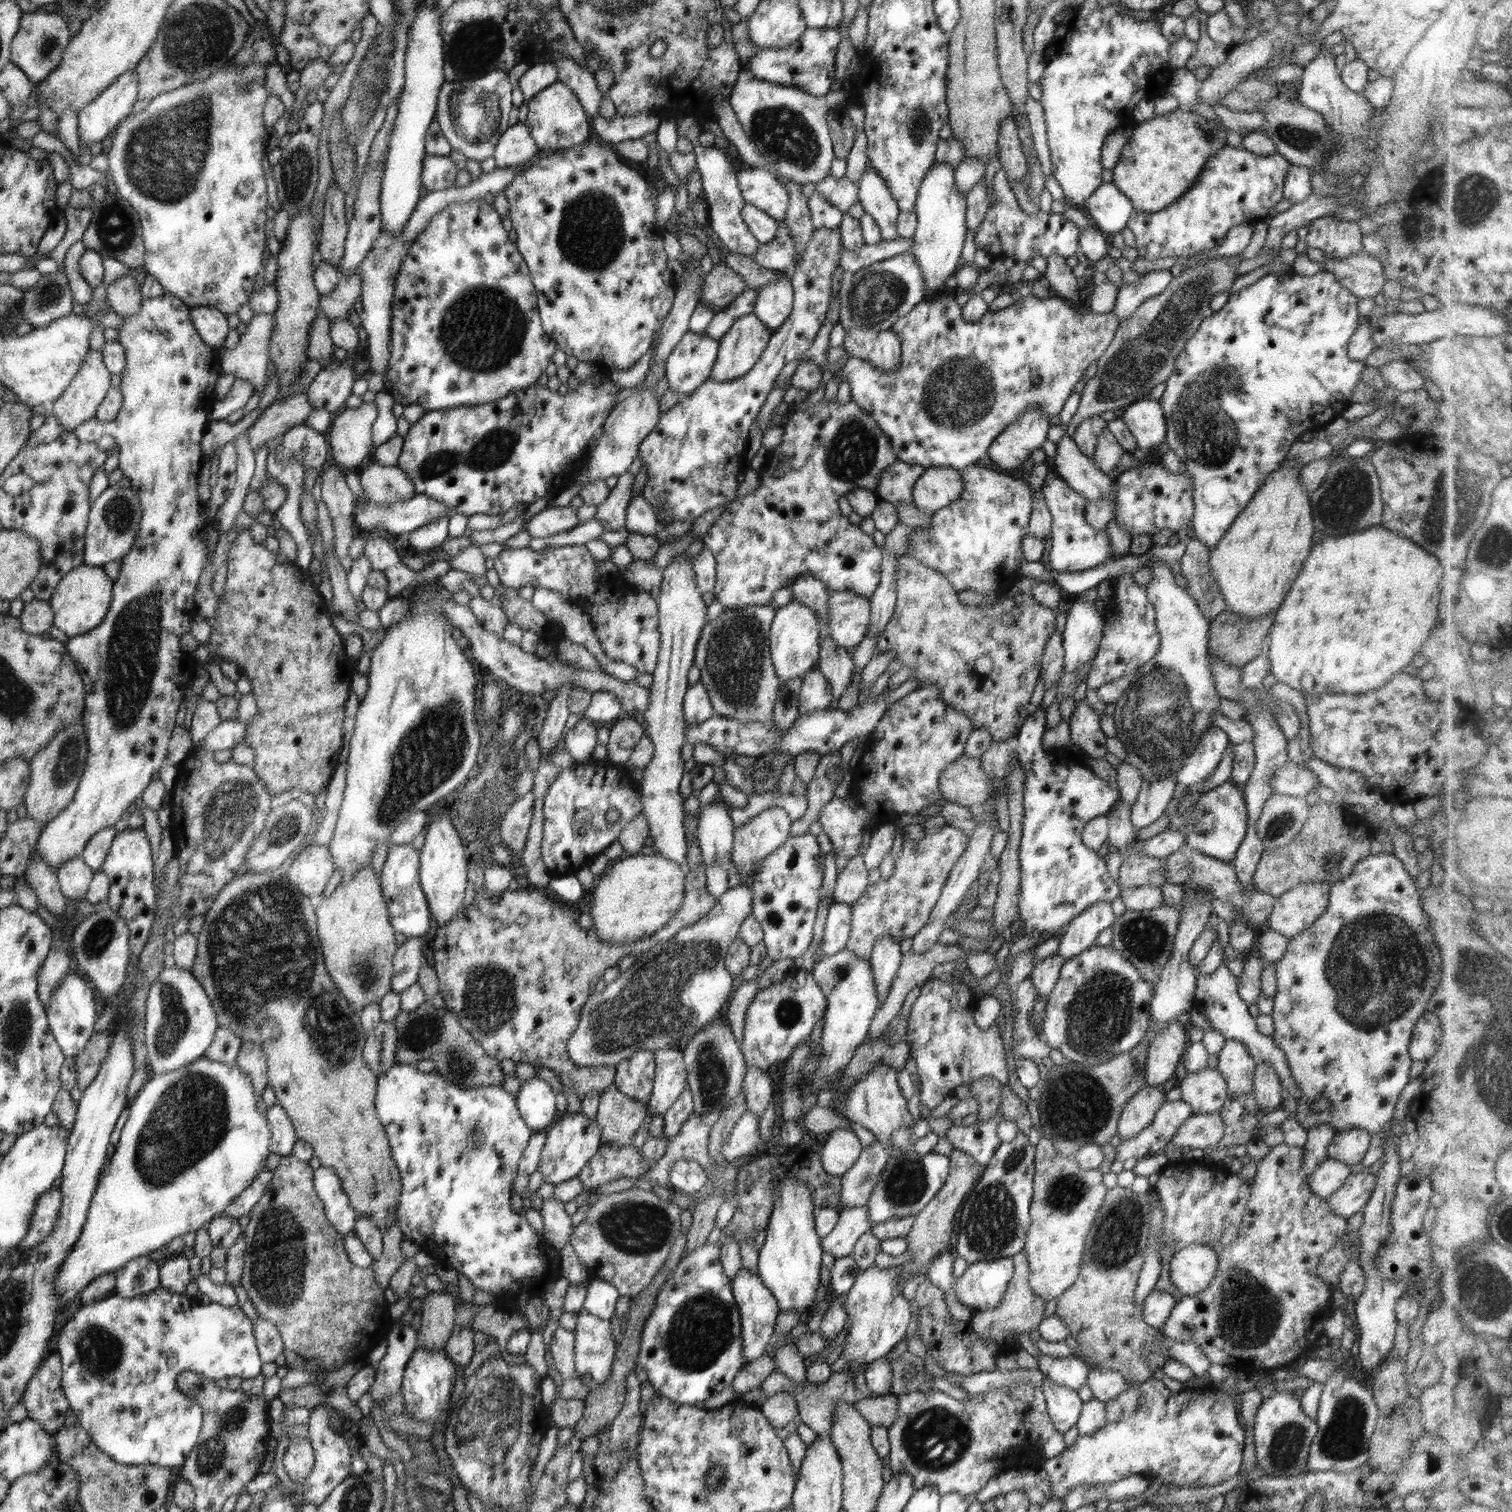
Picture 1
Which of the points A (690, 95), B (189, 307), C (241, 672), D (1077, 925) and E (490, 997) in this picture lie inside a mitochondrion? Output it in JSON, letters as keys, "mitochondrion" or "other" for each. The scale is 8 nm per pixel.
{"A":"other","B":"other","C":"other","D":"other","E":"mitochondrion"}

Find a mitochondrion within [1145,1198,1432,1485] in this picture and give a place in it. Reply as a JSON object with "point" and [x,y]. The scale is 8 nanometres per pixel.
{"point":[1247,1315]}

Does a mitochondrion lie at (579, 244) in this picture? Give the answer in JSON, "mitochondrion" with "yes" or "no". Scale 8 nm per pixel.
{"mitochondrion":"yes"}

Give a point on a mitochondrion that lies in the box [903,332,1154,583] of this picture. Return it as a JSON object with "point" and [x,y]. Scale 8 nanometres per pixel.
{"point":[959,394]}

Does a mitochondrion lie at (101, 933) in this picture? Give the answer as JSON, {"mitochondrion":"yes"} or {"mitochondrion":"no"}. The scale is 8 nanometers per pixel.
{"mitochondrion":"yes"}

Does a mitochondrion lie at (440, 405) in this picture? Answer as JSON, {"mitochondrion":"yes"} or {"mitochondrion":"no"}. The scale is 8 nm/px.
{"mitochondrion":"no"}

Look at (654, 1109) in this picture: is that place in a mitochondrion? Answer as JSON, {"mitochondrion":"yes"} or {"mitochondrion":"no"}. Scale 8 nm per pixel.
{"mitochondrion":"no"}

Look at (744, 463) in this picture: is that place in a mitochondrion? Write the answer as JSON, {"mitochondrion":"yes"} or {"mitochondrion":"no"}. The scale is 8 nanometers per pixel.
{"mitochondrion":"no"}

